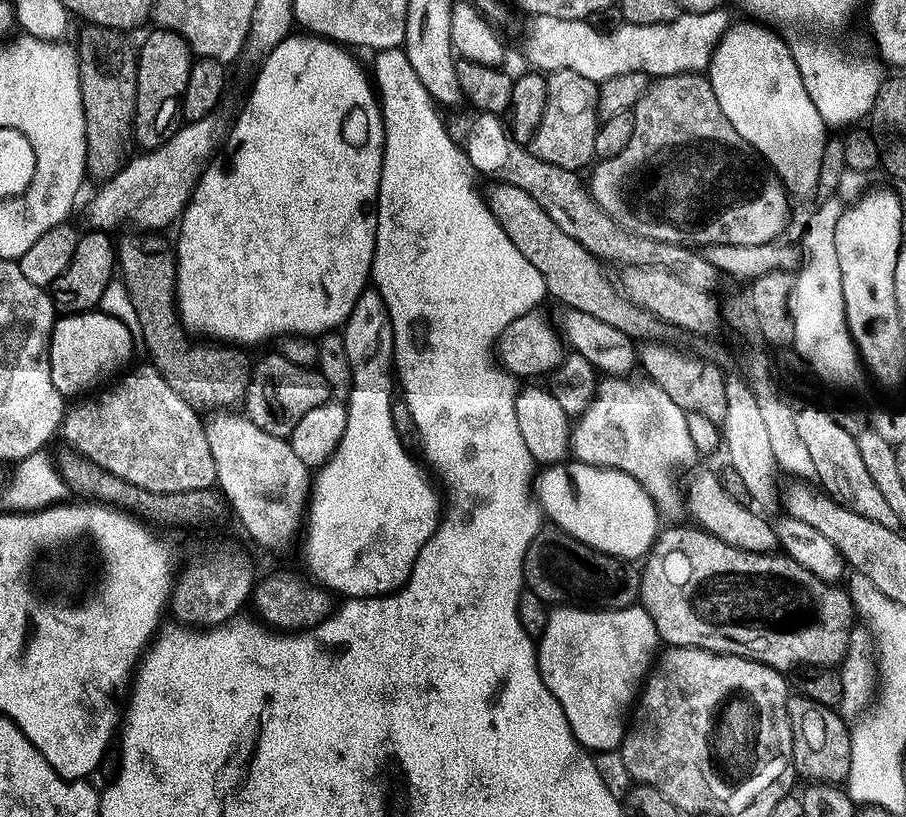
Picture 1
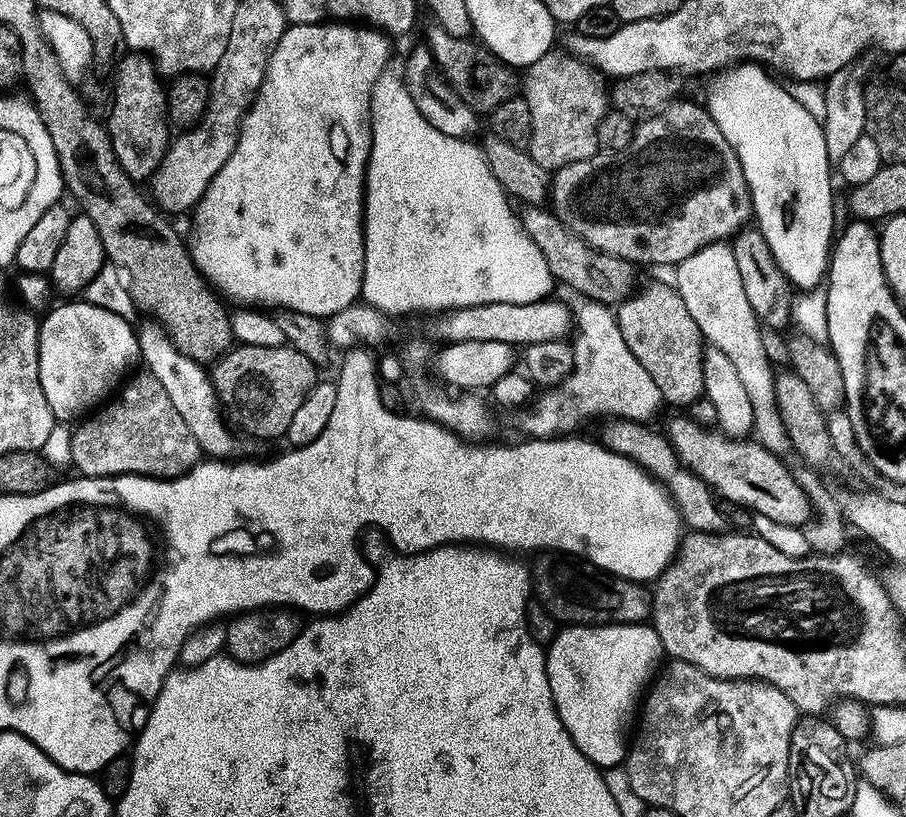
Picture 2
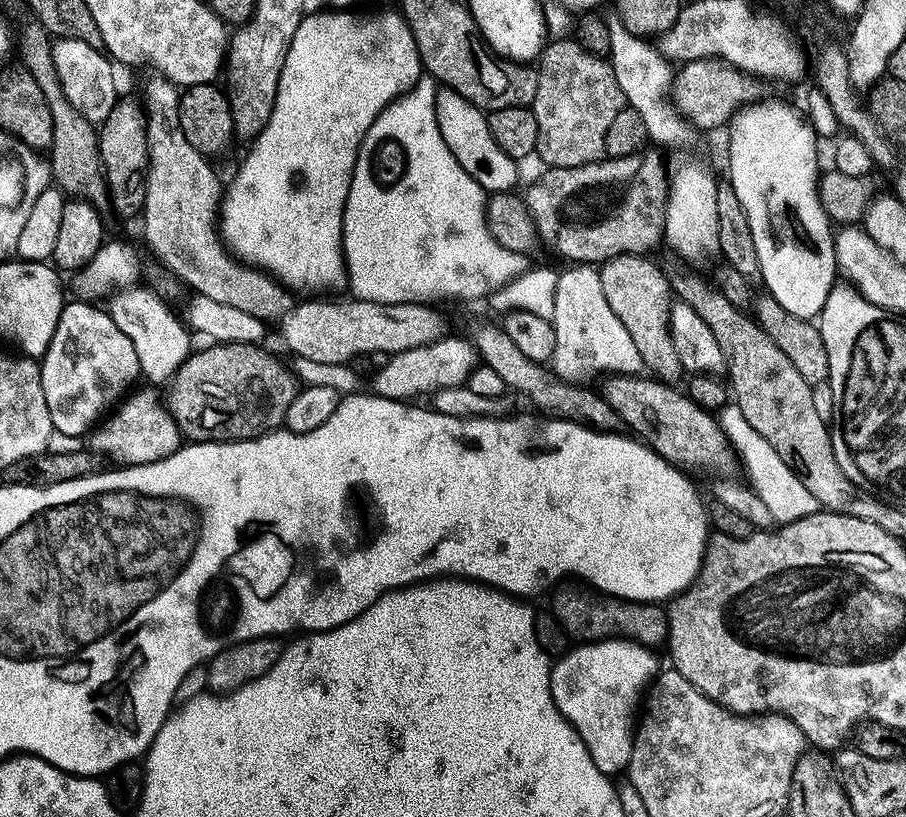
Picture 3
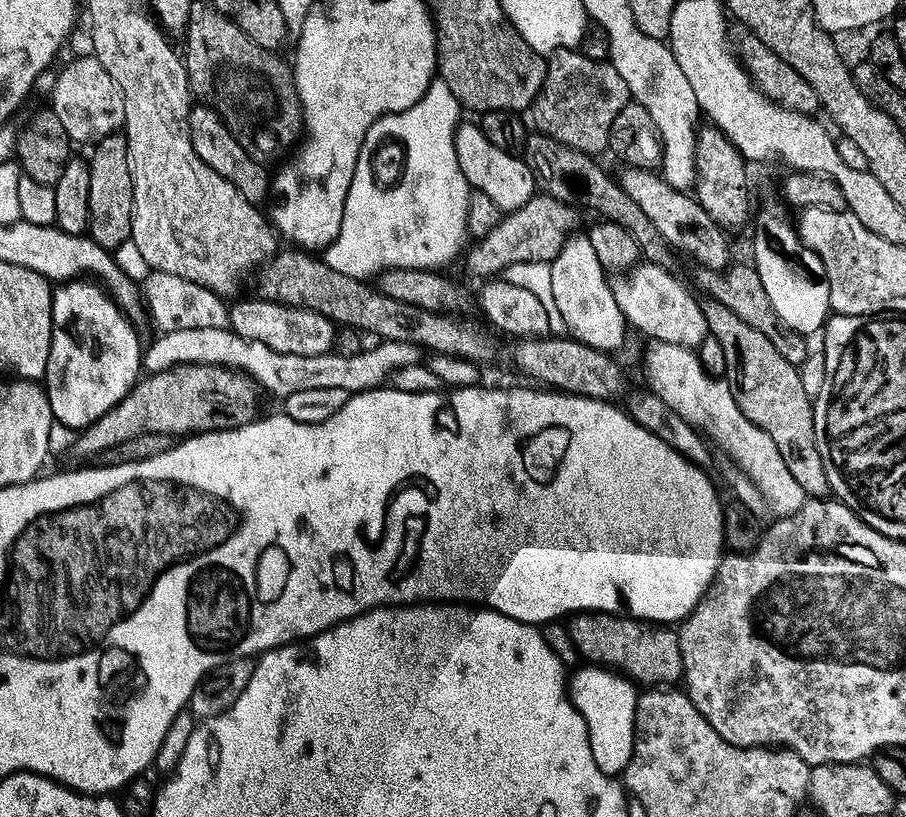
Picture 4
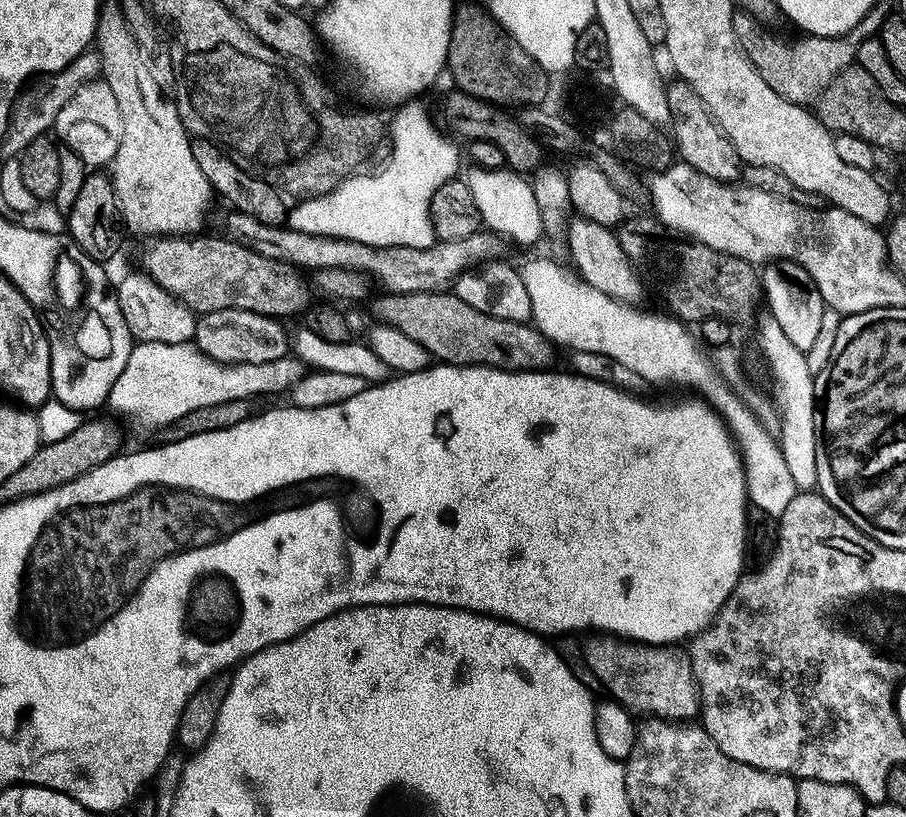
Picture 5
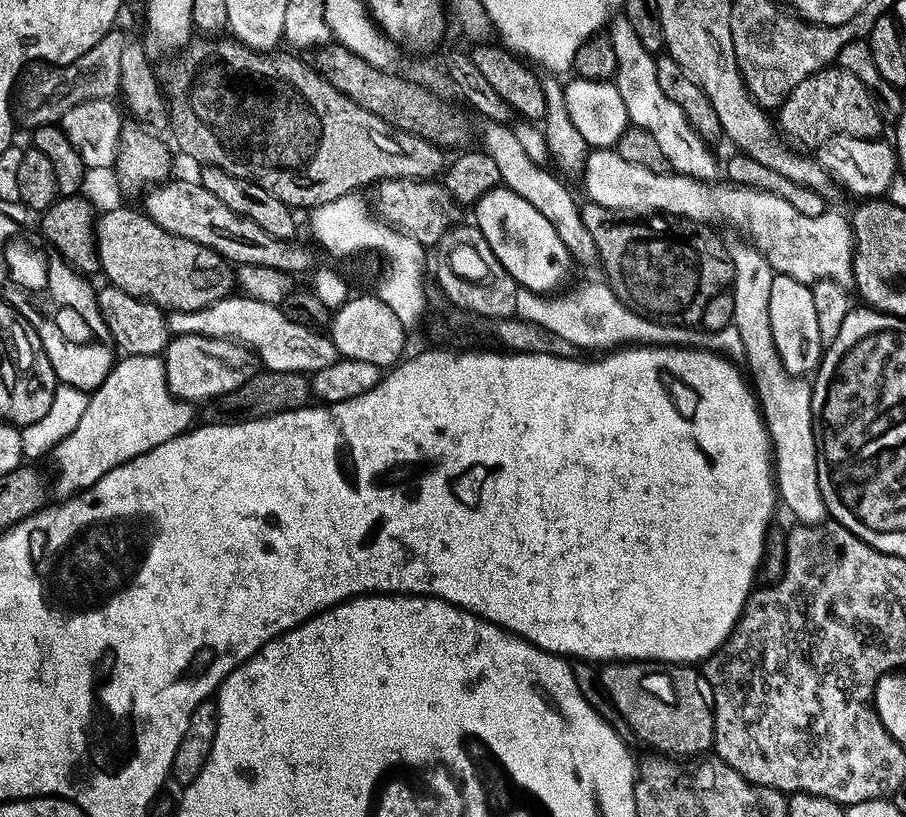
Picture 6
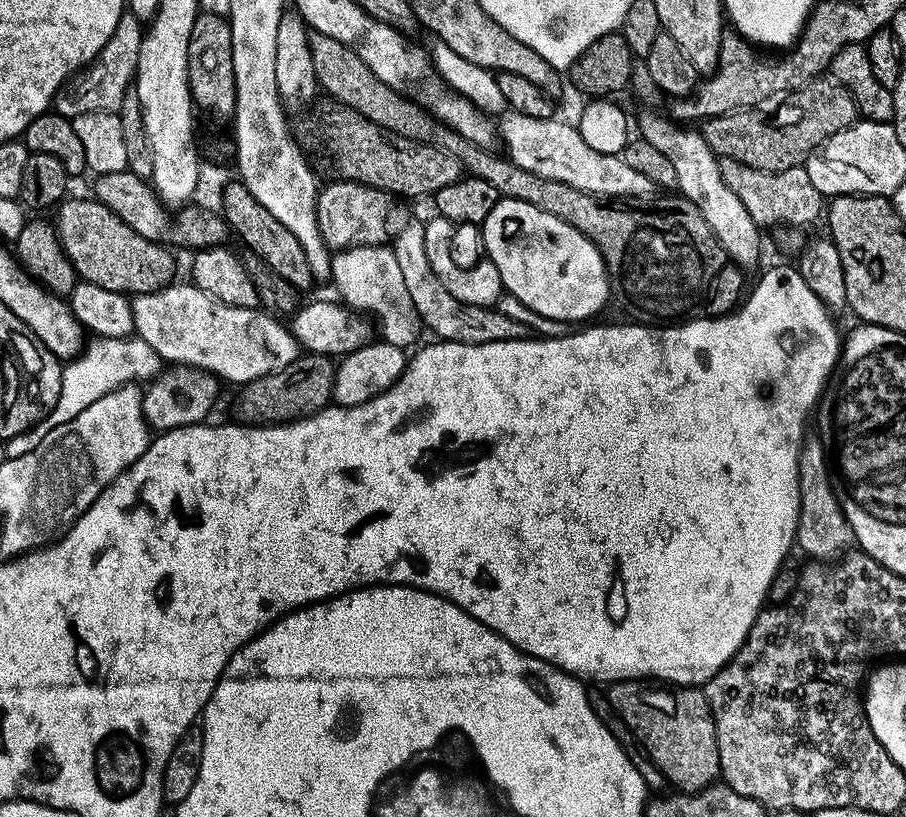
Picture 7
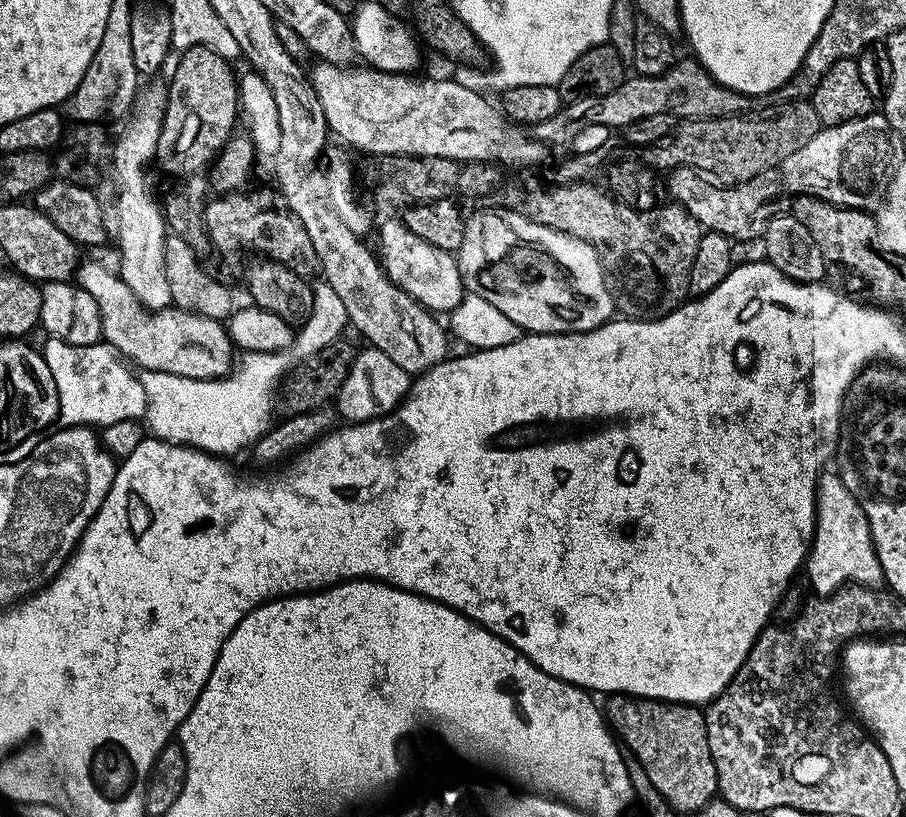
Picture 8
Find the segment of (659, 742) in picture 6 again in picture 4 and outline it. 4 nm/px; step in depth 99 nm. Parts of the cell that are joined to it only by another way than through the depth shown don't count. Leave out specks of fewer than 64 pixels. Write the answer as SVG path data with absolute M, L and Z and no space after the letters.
M577 612L567 621L567 626L577 653L585 656L589 665L611 668L640 686L672 686L683 677L680 633L675 627L614 612Z

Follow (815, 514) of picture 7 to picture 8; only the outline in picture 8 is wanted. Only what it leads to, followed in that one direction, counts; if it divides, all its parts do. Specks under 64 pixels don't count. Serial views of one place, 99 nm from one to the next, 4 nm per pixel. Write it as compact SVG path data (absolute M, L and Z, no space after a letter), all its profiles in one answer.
M835 471L823 473L820 491L817 497L816 535L812 538L812 546L806 561L807 583L817 597L827 598L839 592L845 586L879 589L884 584L884 571L872 541L872 531L868 525L866 514L846 490L846 486Z

